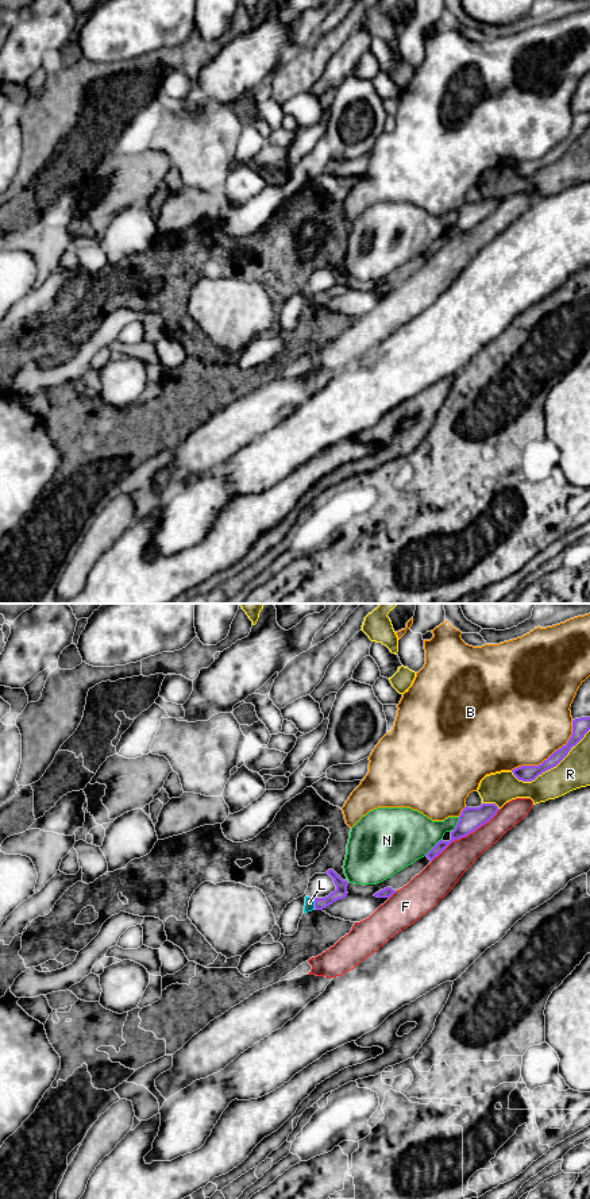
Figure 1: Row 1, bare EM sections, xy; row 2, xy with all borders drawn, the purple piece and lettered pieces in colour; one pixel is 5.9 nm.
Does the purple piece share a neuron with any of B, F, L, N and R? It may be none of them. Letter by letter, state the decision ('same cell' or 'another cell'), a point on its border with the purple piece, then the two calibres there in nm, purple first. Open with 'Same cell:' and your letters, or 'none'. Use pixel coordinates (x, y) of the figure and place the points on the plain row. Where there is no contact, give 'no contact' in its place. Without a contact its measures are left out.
Same cell: none
B: another cell; meets purple in xy at (551, 150); 100 nm thick on the purple side, 500 nm on the other
F: another cell; meets purple in xy at (465, 231); 140 nm thick on the purple side, 200 nm on the other
L: another cell; meets purple in xy at (315, 299); 70 nm thick on the purple side, 60 nm on the other
N: another cell; meets purple in xy at (434, 242); 120 nm thick on the purple side, 360 nm on the other
R: another cell; meets purple in xy at (551, 162); 100 nm thick on the purple side, 200 nm on the other

